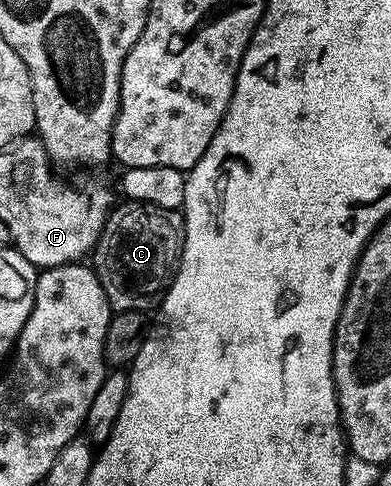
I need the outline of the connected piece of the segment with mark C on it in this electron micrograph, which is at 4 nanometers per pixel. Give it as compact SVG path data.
M125 200L123 204L113 208L100 232L94 250L94 268L116 313L155 310L176 278L176 266L180 264L180 252L184 249L184 214L180 209L163 209L137 201Z

